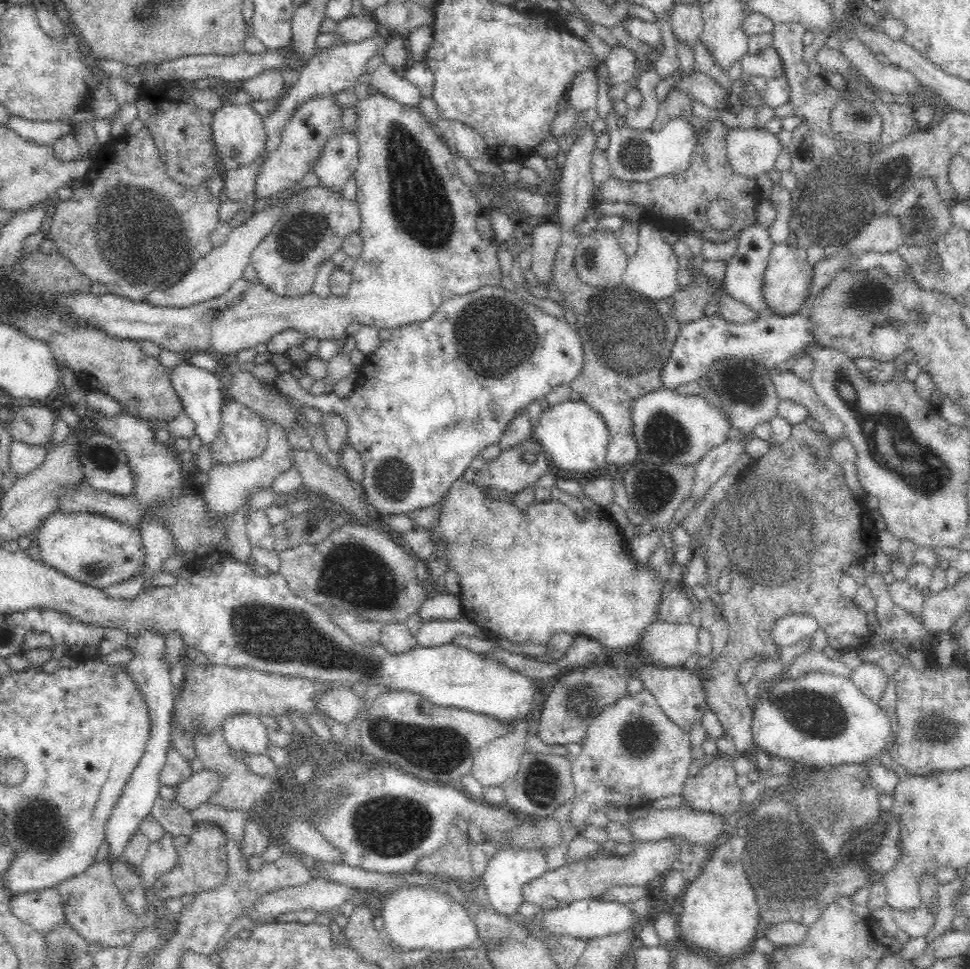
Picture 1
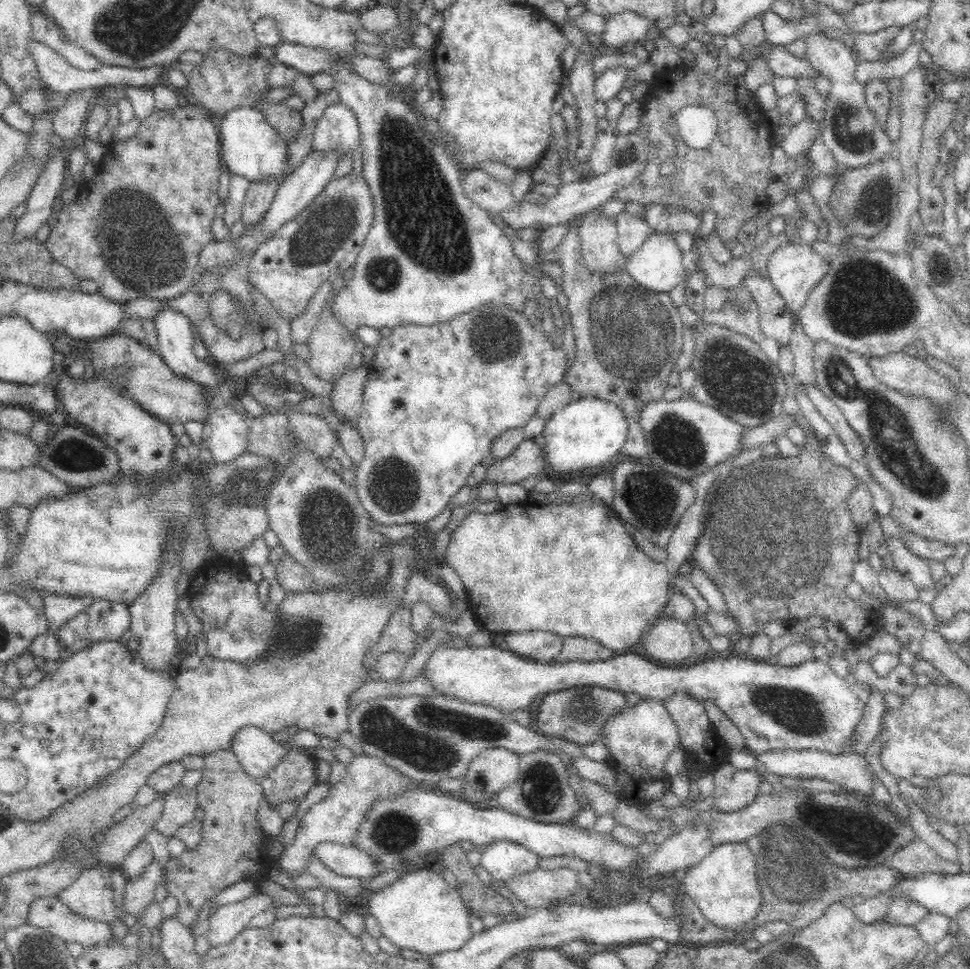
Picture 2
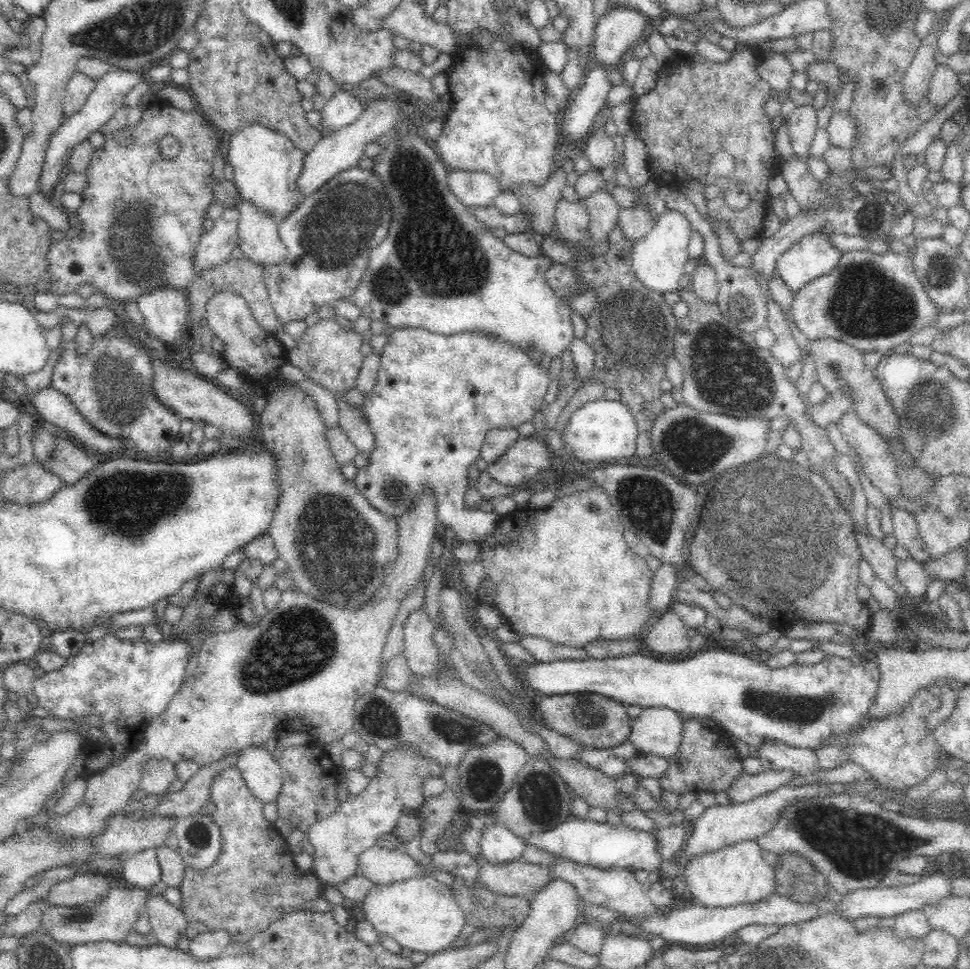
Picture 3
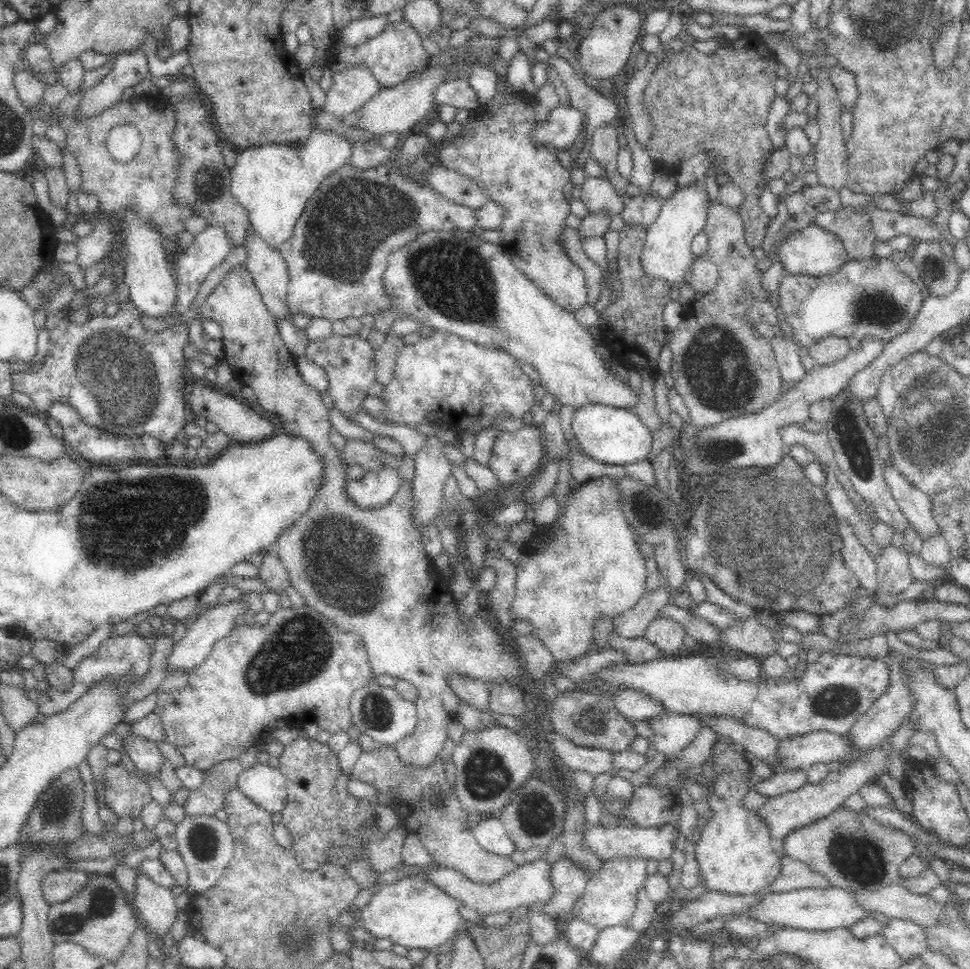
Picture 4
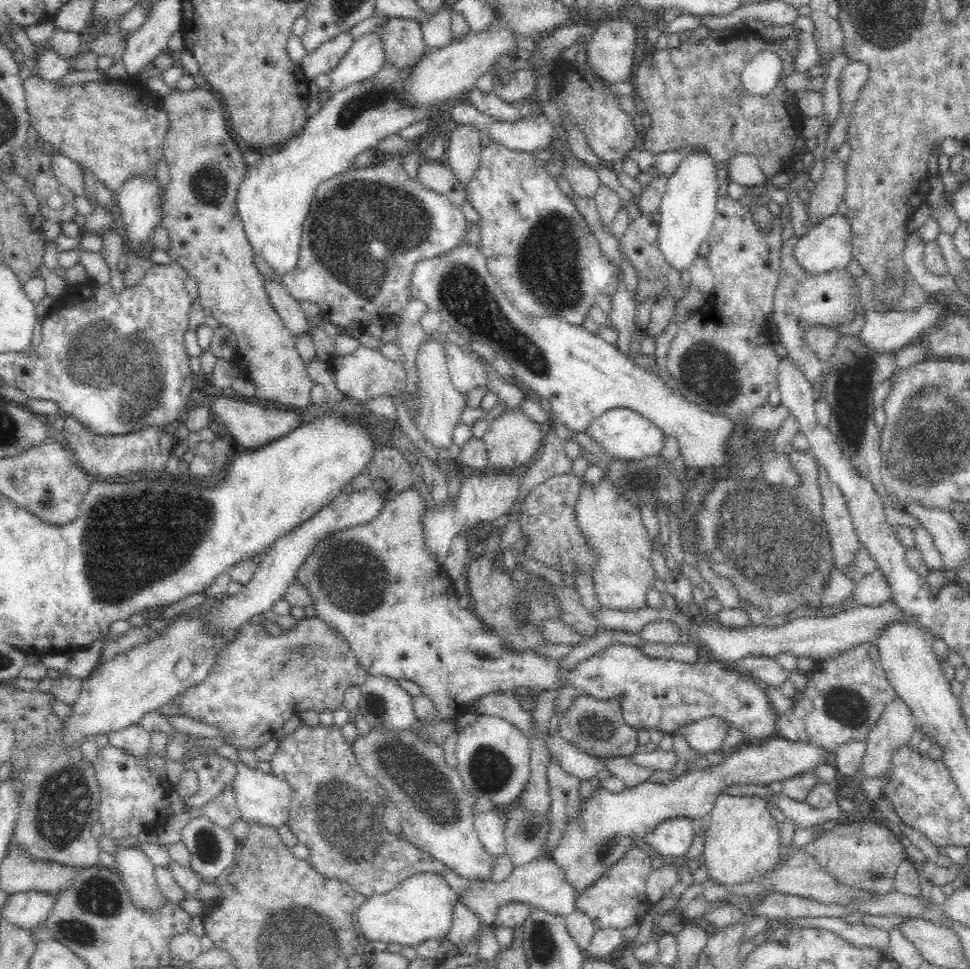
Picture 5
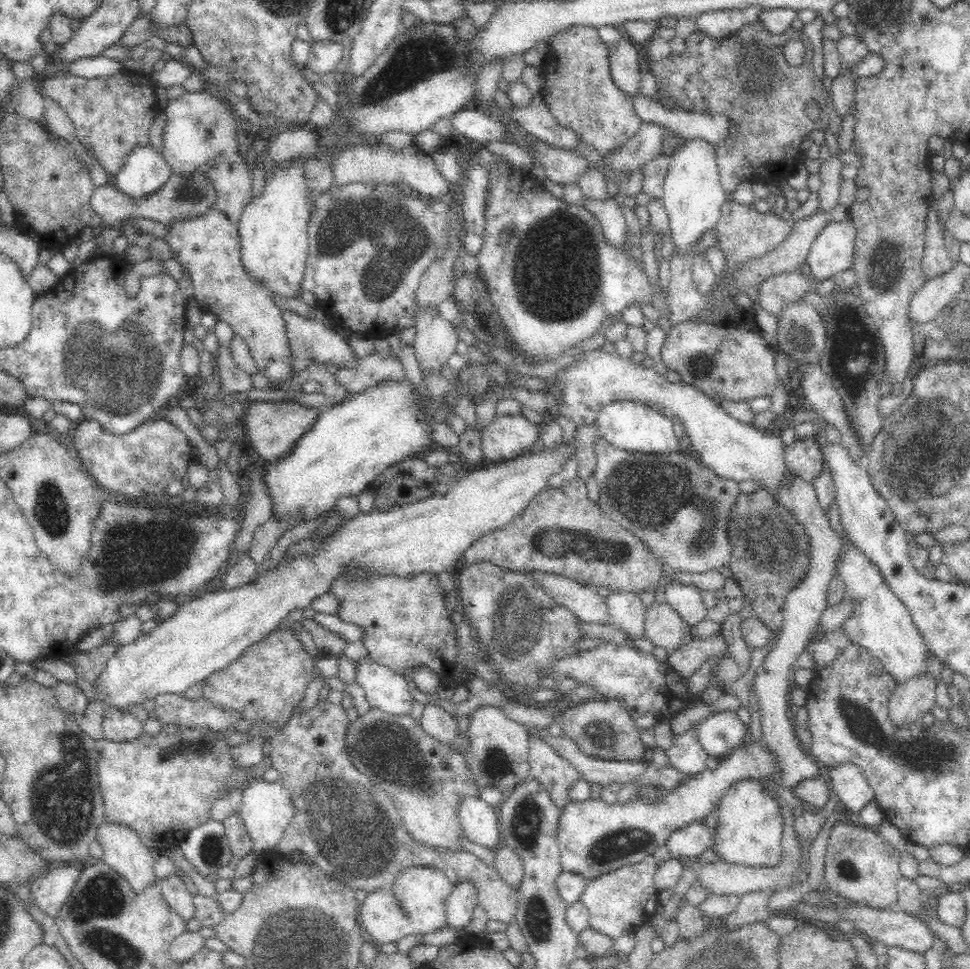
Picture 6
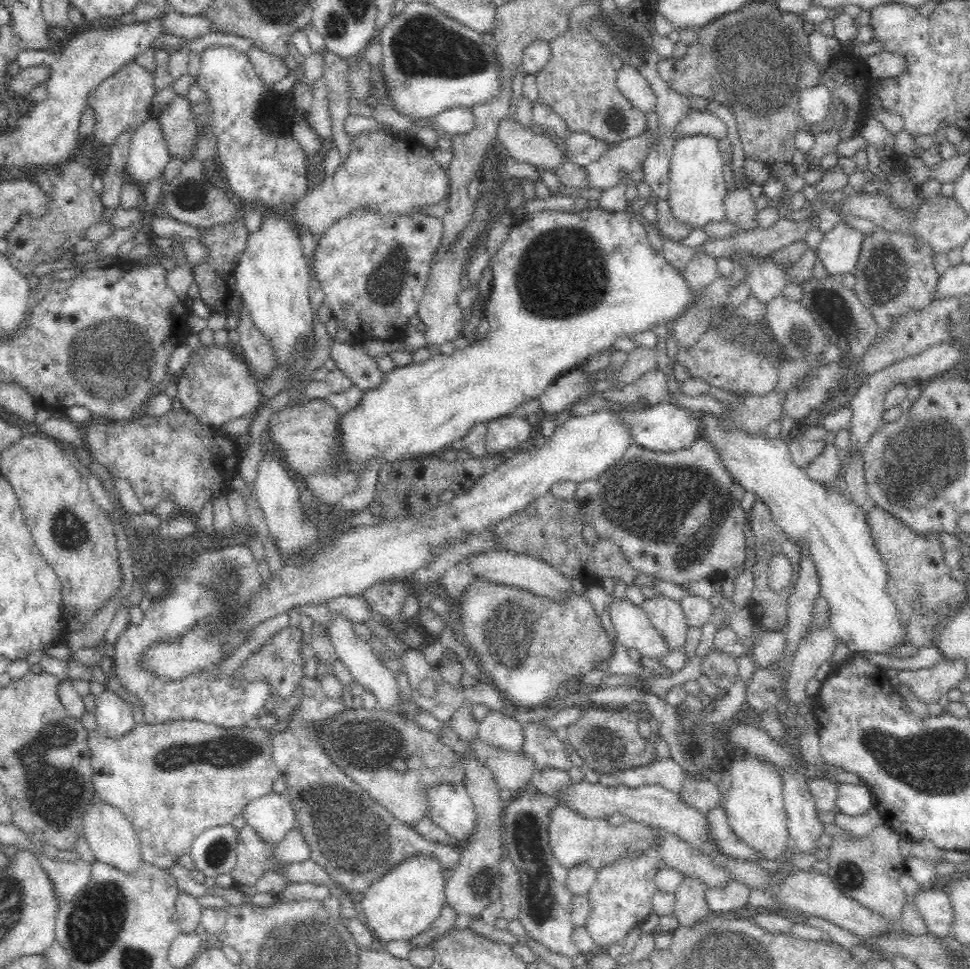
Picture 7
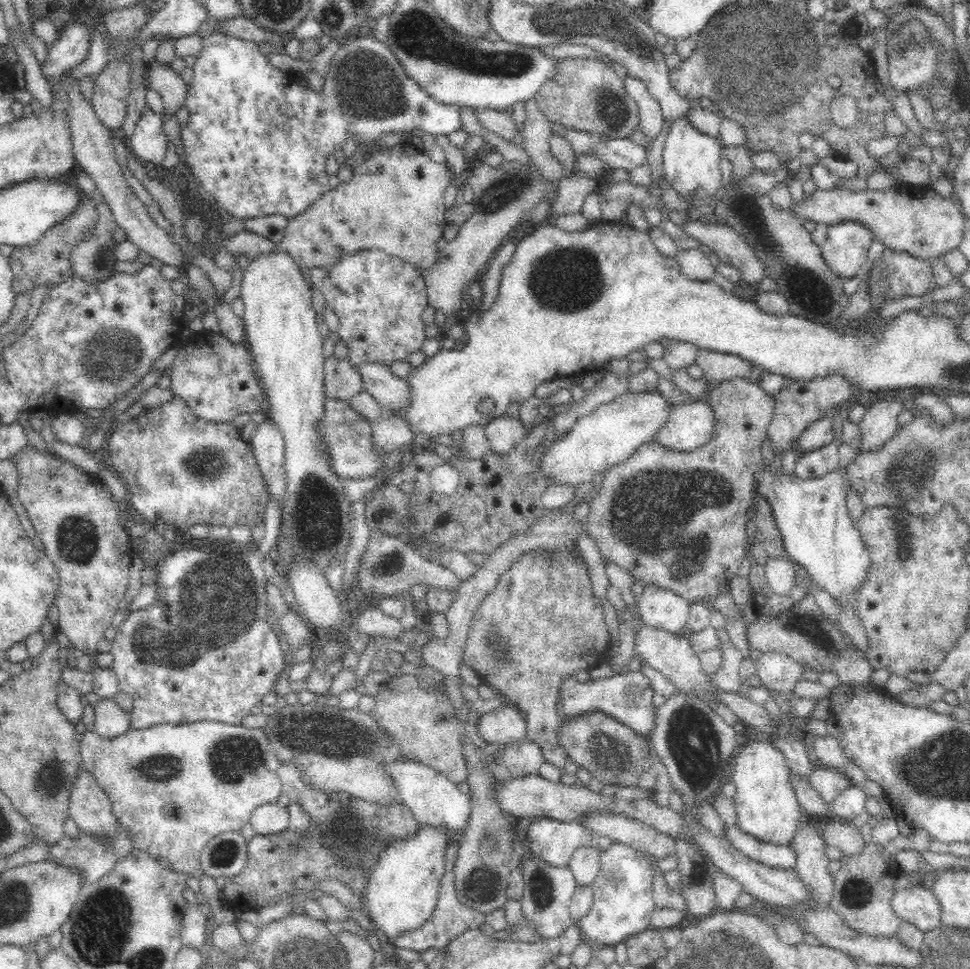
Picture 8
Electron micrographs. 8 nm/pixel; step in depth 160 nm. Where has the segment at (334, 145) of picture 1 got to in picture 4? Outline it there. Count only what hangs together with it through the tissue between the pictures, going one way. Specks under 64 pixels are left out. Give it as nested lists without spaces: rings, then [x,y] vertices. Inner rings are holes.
[[[356,68],[332,71],[332,84],[325,94],[324,108],[343,121],[352,118],[382,86],[369,70]]]

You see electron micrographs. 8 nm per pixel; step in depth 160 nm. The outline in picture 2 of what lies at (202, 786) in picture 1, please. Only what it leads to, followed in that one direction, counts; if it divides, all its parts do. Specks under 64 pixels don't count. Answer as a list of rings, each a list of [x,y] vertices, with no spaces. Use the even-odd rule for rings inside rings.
[[[175,786],[165,793],[163,811],[156,820],[156,829],[171,838],[173,832],[183,824],[195,820],[194,812],[198,810],[198,791],[196,787]]]

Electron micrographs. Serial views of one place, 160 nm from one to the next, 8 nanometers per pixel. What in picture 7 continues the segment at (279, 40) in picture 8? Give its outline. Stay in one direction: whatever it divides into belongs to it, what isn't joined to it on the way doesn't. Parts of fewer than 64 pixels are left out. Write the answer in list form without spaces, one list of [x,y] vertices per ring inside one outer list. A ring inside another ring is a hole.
[[[169,10],[161,15],[161,34],[180,40],[193,41],[212,32],[209,24],[199,15],[182,15]]]

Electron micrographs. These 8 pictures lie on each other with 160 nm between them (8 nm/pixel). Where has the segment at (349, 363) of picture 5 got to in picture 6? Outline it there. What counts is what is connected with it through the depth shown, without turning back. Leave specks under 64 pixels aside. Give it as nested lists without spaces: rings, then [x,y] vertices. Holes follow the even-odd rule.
[[[378,352],[359,358],[351,367],[338,368],[334,378],[350,395],[364,393],[383,383],[404,383],[407,380],[400,359],[382,356]]]

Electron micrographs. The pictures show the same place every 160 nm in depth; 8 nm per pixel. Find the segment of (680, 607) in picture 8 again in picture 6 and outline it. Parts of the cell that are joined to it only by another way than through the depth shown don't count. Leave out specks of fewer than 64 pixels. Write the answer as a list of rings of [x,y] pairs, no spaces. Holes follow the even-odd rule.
[[[666,601],[653,603],[647,608],[643,636],[666,652],[672,652],[683,643],[684,622]]]

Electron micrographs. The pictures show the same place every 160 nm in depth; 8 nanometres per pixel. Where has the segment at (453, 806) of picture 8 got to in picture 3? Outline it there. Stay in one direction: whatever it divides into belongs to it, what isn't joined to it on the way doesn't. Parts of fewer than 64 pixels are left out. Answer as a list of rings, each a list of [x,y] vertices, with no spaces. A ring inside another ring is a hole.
[[[497,825],[481,834],[481,855],[486,863],[506,865],[523,858],[527,844],[504,825]]]

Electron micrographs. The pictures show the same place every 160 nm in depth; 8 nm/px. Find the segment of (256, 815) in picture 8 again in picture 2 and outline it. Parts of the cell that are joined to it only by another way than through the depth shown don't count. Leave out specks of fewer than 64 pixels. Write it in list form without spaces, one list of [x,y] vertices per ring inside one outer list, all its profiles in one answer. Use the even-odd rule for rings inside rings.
[[[243,726],[236,731],[230,748],[239,758],[244,770],[260,780],[269,770],[282,762],[295,746],[282,745],[280,736],[268,733],[260,727]]]

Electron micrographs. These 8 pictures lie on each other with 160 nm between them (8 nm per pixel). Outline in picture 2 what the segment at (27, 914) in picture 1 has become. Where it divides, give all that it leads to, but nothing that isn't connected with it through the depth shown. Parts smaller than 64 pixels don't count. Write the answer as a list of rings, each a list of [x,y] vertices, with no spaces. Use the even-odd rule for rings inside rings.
[[[57,896],[33,899],[29,910],[27,923],[30,926],[43,929],[66,944],[78,943],[83,948],[92,948],[112,940],[108,924],[72,913]]]

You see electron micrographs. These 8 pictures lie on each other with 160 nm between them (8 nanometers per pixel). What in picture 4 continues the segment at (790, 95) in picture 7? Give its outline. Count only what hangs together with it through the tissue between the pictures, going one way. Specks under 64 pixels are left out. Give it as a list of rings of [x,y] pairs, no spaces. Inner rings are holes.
[[[753,31],[742,34],[735,41],[727,42],[712,55],[698,52],[693,46],[685,46],[681,52],[665,50],[662,52],[662,62],[652,72],[641,100],[641,106],[647,110],[652,124],[650,138],[644,145],[644,150],[654,161],[656,174],[675,177],[679,173],[680,164],[688,158],[696,154],[712,156],[711,166],[715,176],[729,176],[731,182],[741,186],[744,202],[735,210],[743,222],[745,241],[753,249],[762,246],[770,224],[770,218],[761,208],[759,200],[767,183],[762,179],[764,156],[774,150],[764,126],[776,97],[776,64],[777,58],[765,47],[763,36]]]

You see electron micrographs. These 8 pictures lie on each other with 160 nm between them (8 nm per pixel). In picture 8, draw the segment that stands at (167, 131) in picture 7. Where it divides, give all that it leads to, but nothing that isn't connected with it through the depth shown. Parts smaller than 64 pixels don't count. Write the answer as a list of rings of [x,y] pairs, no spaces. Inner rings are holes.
[[[150,60],[146,64],[150,73],[149,89],[154,89],[163,100],[164,116],[174,118],[178,108],[185,106],[188,86],[184,79],[176,74],[171,67],[158,67],[157,60]]]

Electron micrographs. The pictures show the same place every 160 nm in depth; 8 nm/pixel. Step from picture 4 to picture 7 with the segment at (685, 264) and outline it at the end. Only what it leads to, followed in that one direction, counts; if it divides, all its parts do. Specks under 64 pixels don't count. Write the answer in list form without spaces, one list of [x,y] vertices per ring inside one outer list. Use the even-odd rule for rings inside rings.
[[[695,134],[675,142],[669,166],[667,202],[672,216],[681,224],[688,225],[688,229],[704,228],[724,220],[724,200],[728,194],[722,169],[725,162],[714,137]]]

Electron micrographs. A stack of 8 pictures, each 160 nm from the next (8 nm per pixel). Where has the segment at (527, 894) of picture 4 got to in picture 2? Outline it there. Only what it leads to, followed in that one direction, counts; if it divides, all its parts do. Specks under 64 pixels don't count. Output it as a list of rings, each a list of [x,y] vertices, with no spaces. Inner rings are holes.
[[[336,841],[319,842],[314,845],[312,855],[336,875],[373,880],[380,874],[371,856],[354,845],[344,846]]]

